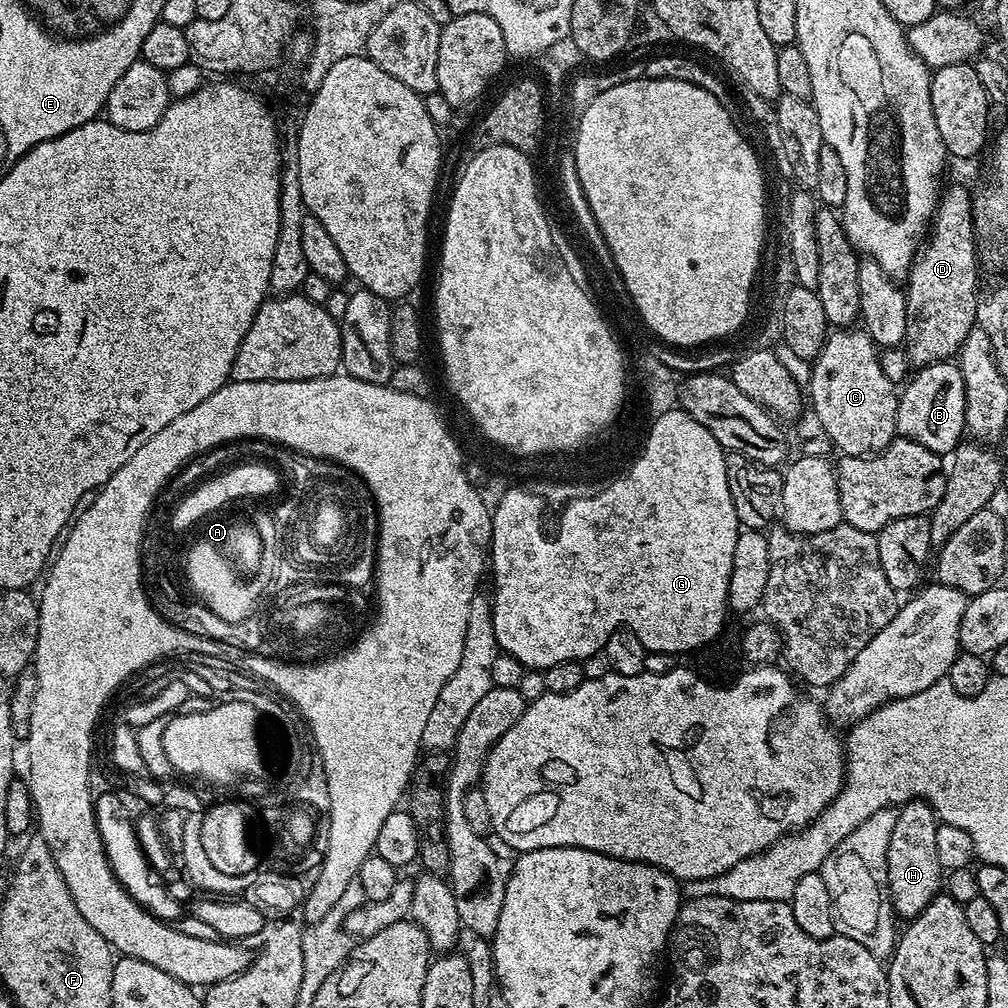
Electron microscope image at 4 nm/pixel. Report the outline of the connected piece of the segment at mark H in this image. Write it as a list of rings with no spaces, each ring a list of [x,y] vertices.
[[[908,802],[899,809],[896,825],[887,833],[886,892],[887,895],[888,892],[892,895],[893,905],[891,904],[891,907],[901,917],[915,918],[919,916],[926,905],[935,900],[941,891],[942,869],[936,853],[937,823],[938,817],[933,812],[931,804]]]

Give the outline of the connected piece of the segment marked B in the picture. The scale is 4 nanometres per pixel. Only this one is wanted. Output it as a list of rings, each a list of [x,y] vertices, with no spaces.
[[[956,362],[927,364],[903,385],[896,401],[896,430],[905,440],[913,440],[926,450],[951,454],[965,435],[966,386]]]

